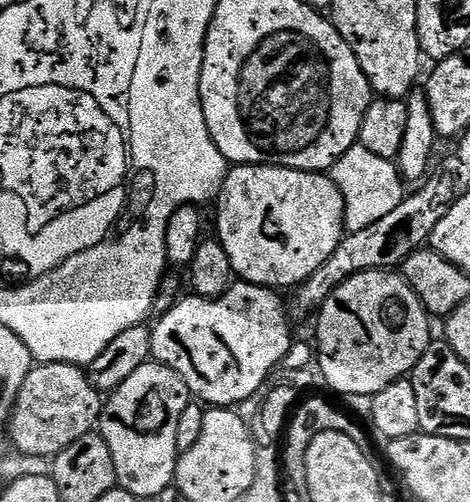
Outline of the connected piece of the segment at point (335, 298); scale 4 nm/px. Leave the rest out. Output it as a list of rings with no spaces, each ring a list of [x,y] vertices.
[[[392,270],[354,274],[329,294],[326,302],[319,308],[318,316],[320,321],[316,324],[317,341],[315,340],[318,345],[318,368],[320,364],[320,372],[324,375],[325,382],[344,396],[371,398],[386,390],[386,386],[396,380],[405,379],[430,343],[428,311],[403,275]]]

